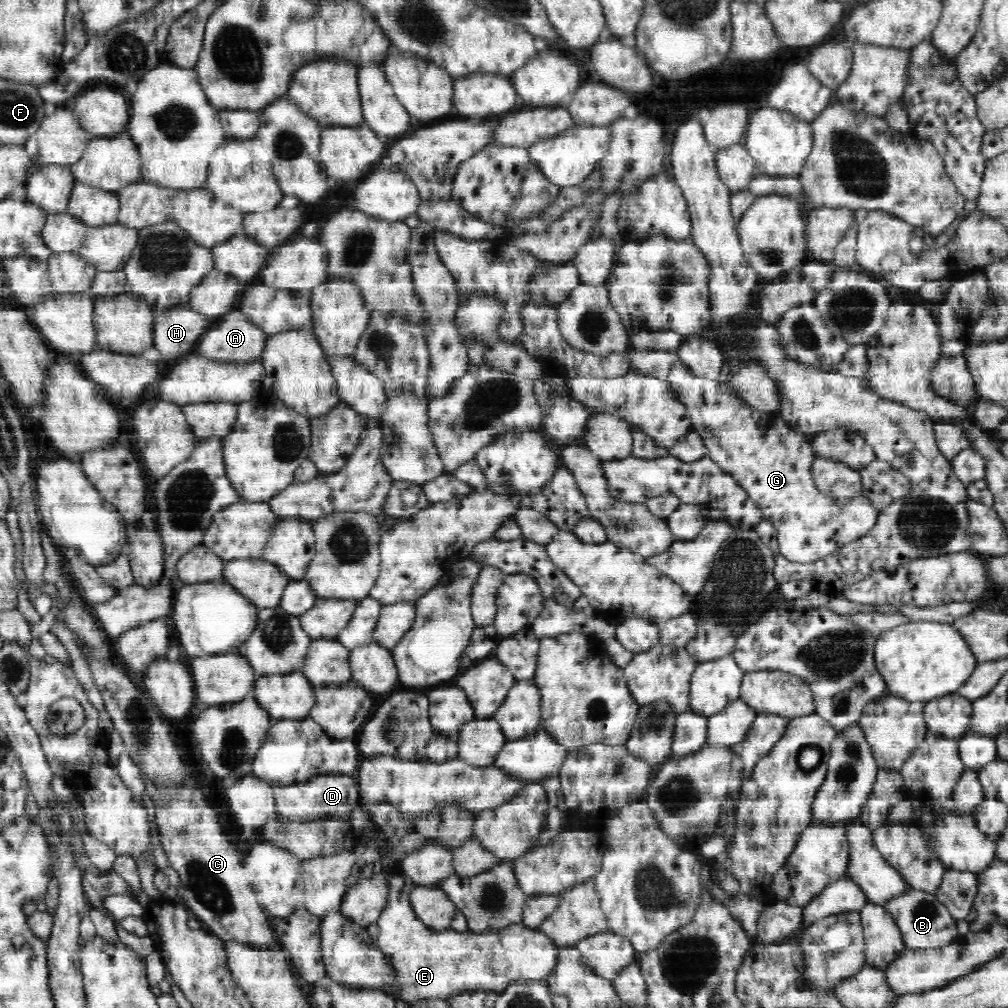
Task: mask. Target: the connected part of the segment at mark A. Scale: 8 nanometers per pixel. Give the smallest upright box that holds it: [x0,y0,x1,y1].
[200,310,268,362]

